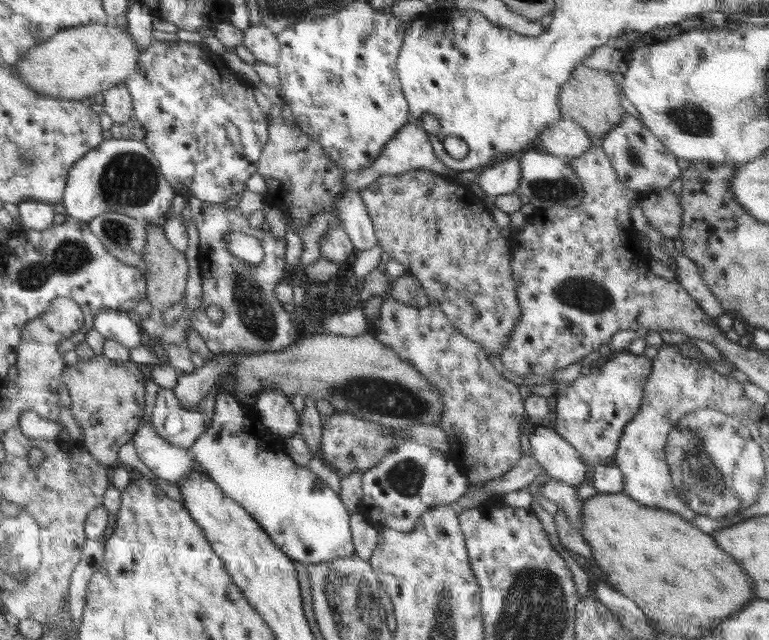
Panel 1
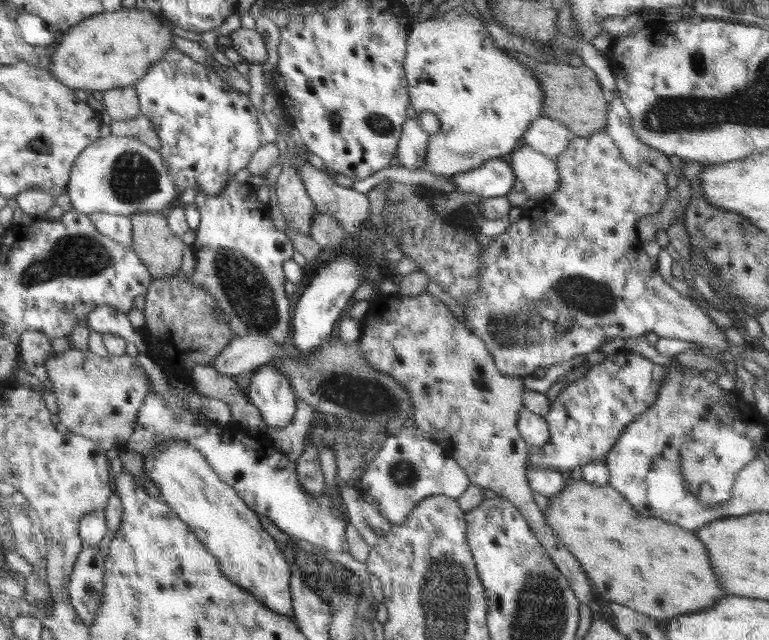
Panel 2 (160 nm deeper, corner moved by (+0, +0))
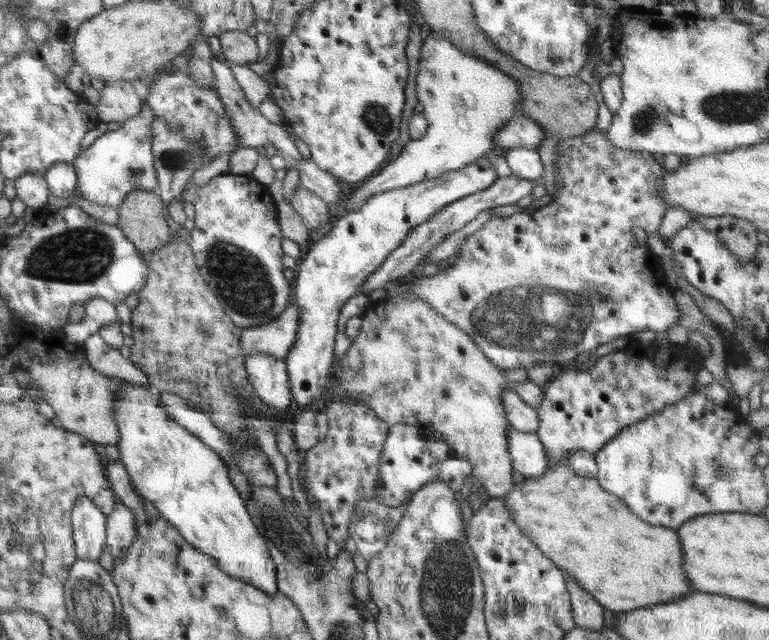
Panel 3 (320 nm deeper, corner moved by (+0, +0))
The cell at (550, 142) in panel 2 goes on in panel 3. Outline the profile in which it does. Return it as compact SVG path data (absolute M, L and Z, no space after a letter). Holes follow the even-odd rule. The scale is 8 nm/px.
M520 114L506 122L500 131L495 134L494 142L501 153L514 147L536 149L543 141L542 127L532 119L522 117Z

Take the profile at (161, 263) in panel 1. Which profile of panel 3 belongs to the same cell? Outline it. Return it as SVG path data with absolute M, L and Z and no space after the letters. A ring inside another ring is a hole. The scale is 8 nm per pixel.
M133 190L117 207L120 212L117 227L145 258L172 240L166 223L167 204L158 192Z

